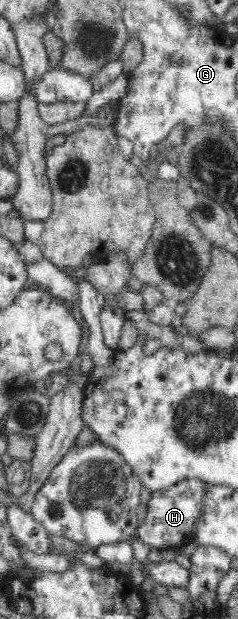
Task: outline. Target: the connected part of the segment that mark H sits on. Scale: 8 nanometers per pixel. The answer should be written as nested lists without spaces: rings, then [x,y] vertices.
[[[183,478],[166,488],[152,491],[145,520],[137,530],[137,541],[161,553],[183,545],[200,545],[197,523],[203,517],[203,497],[208,484],[211,483],[199,478]]]

